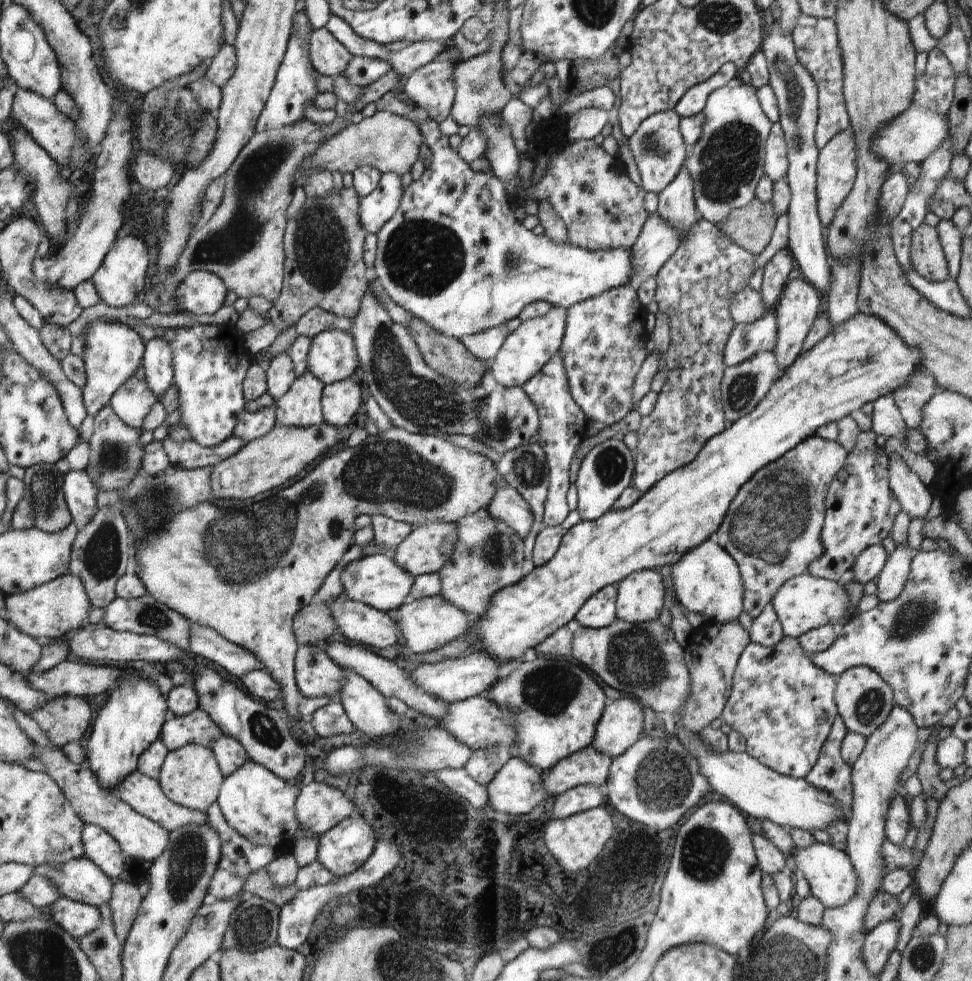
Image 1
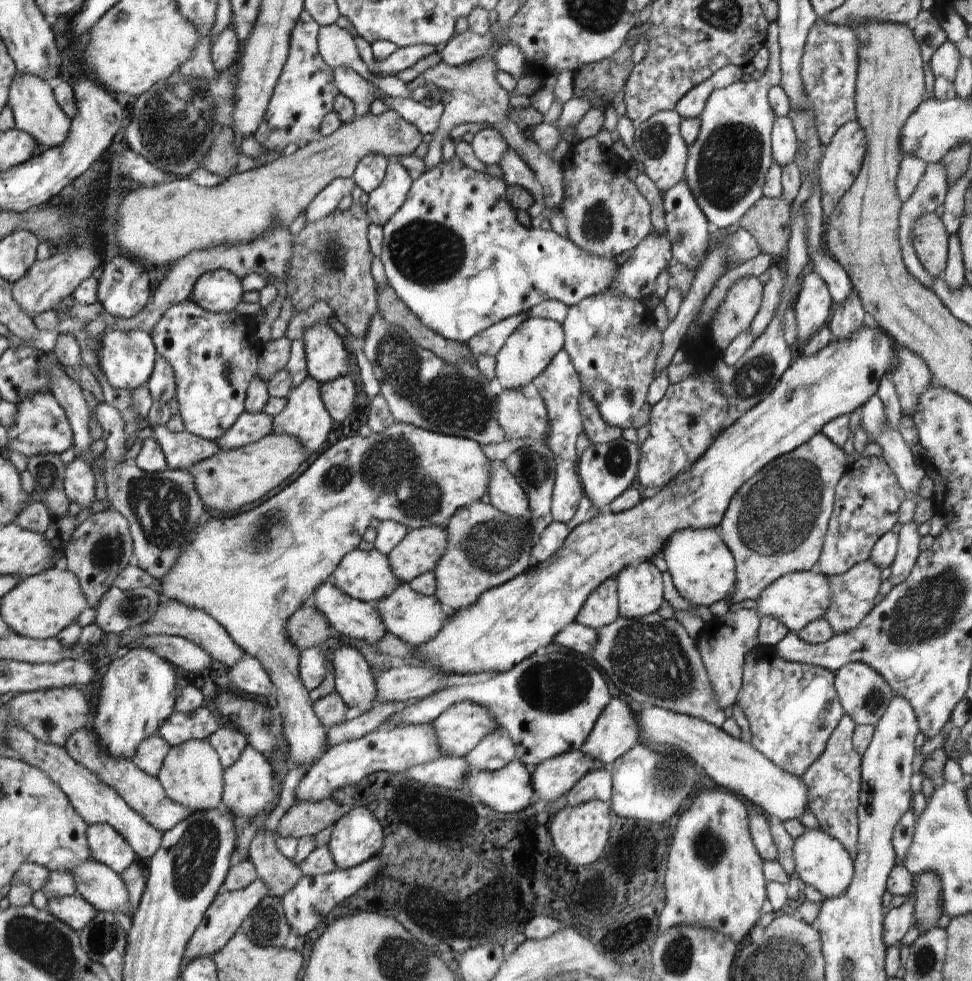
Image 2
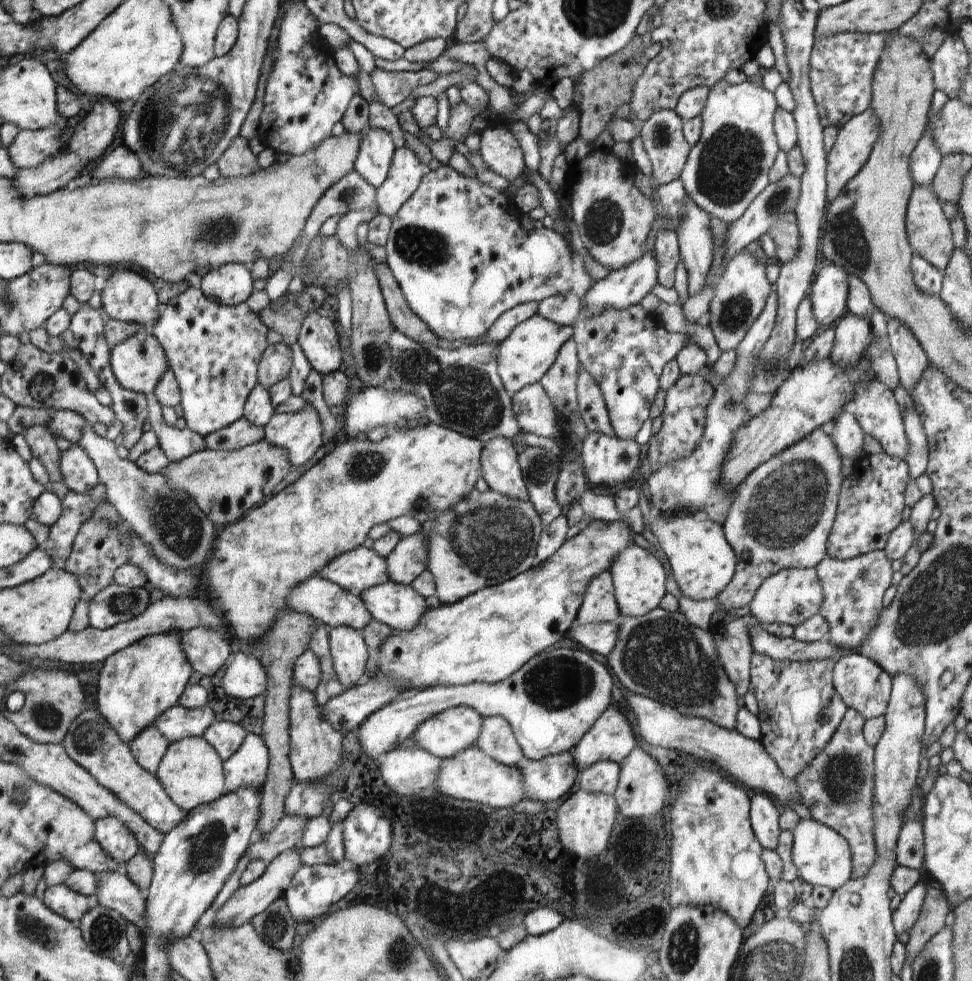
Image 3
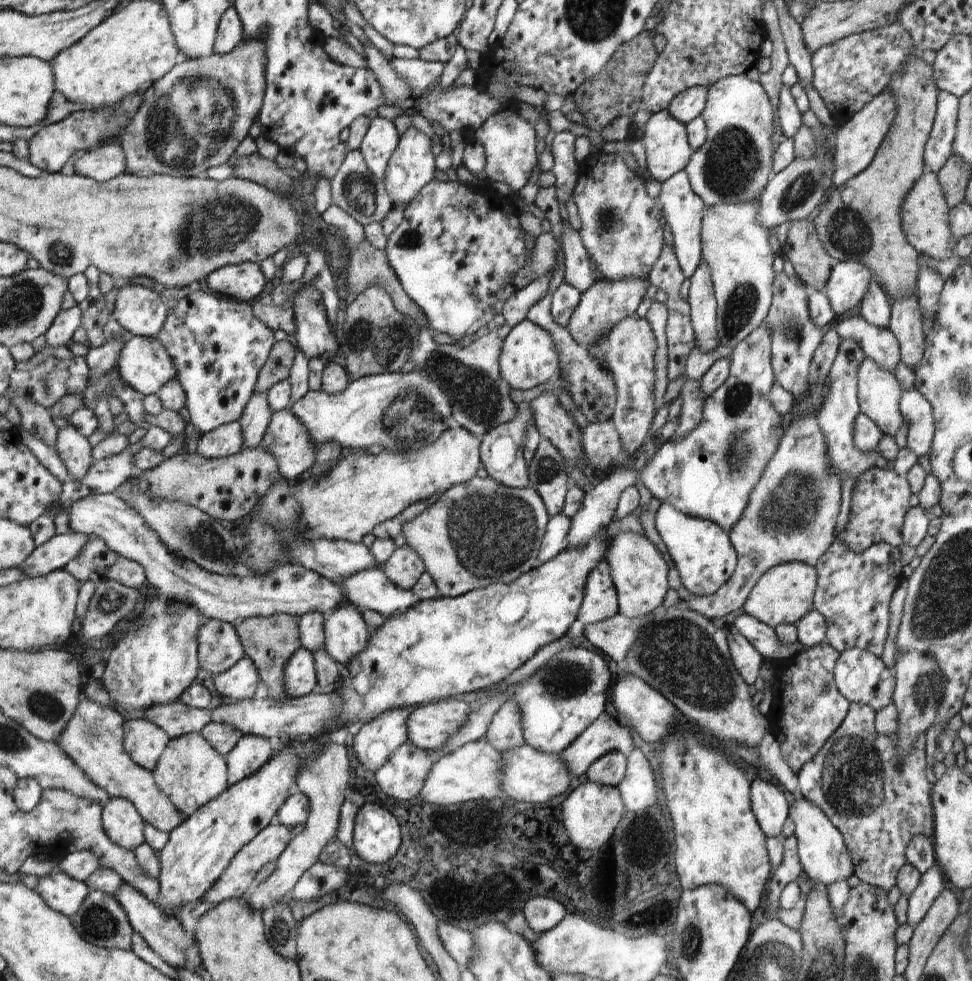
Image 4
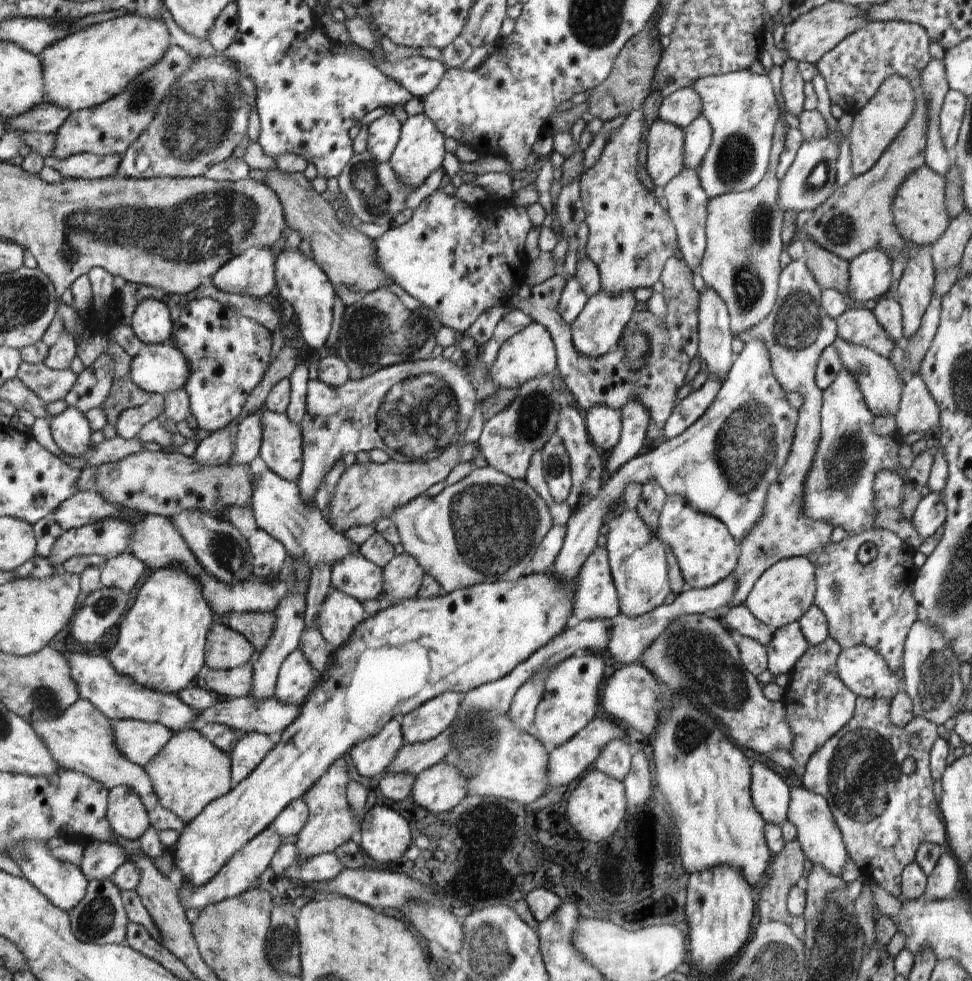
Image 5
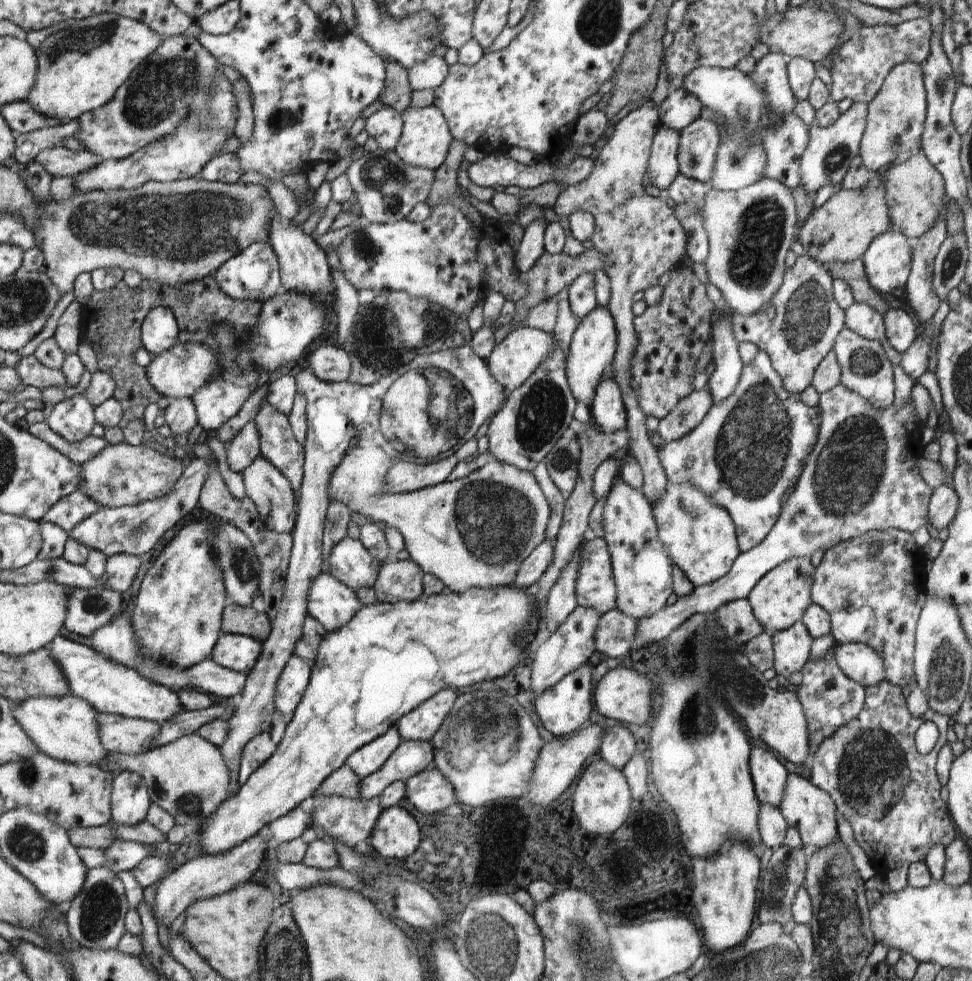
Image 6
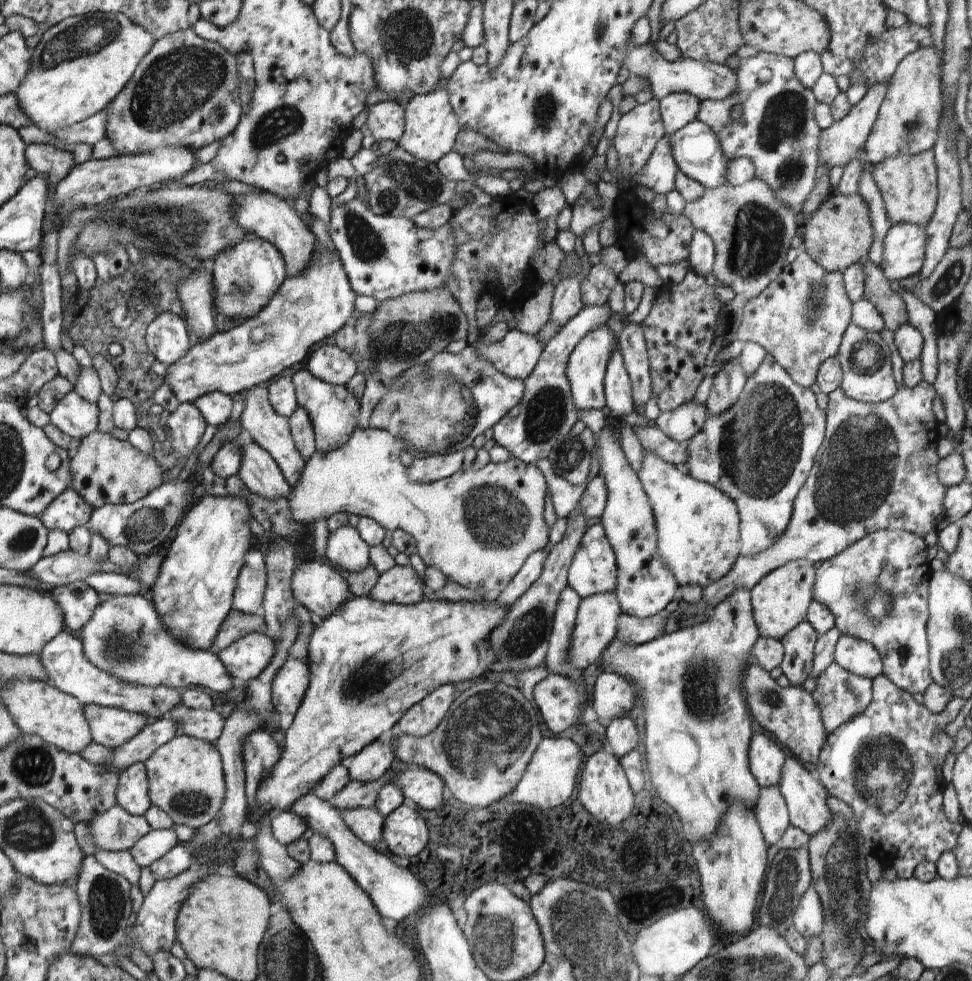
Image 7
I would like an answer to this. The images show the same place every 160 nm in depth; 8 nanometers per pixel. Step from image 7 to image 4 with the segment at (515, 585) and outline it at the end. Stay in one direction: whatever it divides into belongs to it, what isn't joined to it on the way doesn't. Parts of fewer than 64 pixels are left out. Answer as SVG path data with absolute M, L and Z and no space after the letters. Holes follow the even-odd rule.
M556 514L550 518L545 534L543 536L540 553L538 554L537 564L542 565L552 560L567 549L566 536L570 530L570 519L564 514Z

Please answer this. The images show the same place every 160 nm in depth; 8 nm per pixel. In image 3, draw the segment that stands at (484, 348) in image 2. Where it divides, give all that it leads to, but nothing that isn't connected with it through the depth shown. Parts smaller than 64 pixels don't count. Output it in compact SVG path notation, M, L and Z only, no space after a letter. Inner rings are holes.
M526 302L525 304L518 304L515 308L504 312L495 324L488 330L488 336L483 337L481 340L485 342L496 342L500 345L514 330L518 324L537 315L538 302Z

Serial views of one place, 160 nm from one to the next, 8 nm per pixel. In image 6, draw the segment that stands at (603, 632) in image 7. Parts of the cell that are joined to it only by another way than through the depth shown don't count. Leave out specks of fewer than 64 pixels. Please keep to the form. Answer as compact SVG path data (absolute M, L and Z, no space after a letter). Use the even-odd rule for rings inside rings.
M578 605L564 622L550 637L538 646L535 658L531 666L530 690L537 699L547 688L553 687L559 680L562 680L570 671L586 663L591 654L596 651L593 644L594 631L597 630L599 615L590 607Z

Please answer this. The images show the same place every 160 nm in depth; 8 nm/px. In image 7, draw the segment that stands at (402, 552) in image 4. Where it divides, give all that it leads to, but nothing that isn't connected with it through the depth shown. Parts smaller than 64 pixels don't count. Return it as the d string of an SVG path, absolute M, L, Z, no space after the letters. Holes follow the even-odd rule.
M394 565L378 577L369 596L383 603L413 605L422 600L422 580L412 565Z

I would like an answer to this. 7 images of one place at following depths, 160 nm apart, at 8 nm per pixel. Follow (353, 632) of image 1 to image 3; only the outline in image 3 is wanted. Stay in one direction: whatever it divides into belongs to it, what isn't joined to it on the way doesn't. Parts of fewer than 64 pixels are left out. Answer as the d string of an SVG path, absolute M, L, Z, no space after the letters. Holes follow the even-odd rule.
M318 575L304 580L303 584L300 584L299 587L291 592L288 605L284 610L312 616L316 622L324 623L329 628L350 626L350 628L362 631L374 619L371 613L368 612L362 598Z

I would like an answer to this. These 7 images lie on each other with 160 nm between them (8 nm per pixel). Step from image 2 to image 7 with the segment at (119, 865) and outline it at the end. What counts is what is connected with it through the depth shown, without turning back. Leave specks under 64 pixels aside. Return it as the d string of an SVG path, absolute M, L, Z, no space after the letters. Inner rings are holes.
M143 762L131 764L118 775L118 790L115 792L117 804L131 815L142 816L153 806L146 765Z

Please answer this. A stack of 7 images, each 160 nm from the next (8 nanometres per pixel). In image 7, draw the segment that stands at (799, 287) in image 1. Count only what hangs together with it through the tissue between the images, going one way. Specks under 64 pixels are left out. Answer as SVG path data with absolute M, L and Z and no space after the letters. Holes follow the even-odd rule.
M912 223L893 224L883 240L880 268L889 282L918 274L923 265L927 236Z

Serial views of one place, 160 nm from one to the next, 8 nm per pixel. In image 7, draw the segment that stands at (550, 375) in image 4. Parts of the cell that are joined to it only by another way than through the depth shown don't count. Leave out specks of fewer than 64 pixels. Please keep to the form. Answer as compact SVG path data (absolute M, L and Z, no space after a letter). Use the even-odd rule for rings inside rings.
M510 329L506 335L491 346L483 343L479 335L472 338L481 357L487 358L498 372L513 379L526 380L536 368L543 346L537 335L529 335Z

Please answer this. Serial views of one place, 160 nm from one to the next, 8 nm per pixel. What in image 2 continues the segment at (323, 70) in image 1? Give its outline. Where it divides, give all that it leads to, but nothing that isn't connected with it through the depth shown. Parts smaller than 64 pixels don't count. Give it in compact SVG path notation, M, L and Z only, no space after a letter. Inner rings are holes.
M327 25L319 31L319 52L333 69L348 66L362 78L371 81L374 75L368 71L366 63L360 59L358 48L350 32L337 25Z

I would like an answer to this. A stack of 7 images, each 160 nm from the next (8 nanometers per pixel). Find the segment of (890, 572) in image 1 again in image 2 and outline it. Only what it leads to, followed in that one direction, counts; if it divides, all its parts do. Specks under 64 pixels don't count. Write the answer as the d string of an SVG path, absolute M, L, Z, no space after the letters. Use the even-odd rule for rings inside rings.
M914 522L902 526L898 532L899 541L895 554L895 559L890 565L890 582L893 586L902 584L902 581L910 574L914 568L918 555L920 554L920 536L918 535L918 525Z

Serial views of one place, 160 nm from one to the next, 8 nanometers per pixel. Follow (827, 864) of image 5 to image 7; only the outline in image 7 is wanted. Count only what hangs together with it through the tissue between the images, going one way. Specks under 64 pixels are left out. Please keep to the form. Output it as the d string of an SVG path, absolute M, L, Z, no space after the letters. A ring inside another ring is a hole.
M786 757L781 779L778 784L779 791L784 797L789 814L790 825L802 829L809 837L820 832L832 819L833 812L828 808L829 794L824 785L812 777L813 774L802 767L797 758Z

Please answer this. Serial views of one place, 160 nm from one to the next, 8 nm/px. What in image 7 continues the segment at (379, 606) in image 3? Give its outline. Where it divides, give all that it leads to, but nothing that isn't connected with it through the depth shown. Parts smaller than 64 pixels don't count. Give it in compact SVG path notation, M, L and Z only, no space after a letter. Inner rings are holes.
M347 525L329 533L325 555L336 569L347 575L363 571L371 564L368 550L370 547L362 540L357 529Z

